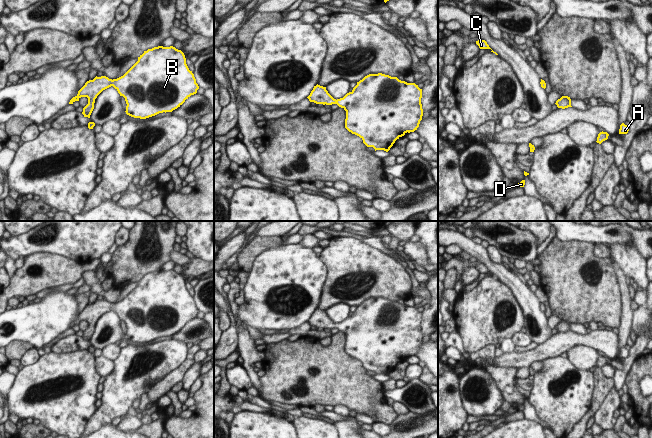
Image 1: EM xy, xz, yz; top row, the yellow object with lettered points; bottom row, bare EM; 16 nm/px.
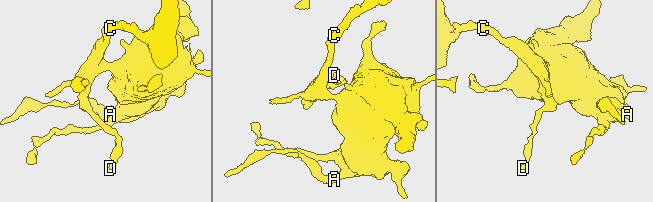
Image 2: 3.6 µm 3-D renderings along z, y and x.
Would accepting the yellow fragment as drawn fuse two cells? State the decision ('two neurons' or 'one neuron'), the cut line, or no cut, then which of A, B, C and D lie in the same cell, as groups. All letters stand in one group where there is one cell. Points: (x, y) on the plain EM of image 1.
one neuron; no cut; A B C D

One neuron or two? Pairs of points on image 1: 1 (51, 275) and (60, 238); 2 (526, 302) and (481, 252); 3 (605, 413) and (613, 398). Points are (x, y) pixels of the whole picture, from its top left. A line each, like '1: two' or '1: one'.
1: two
2: one
3: one

